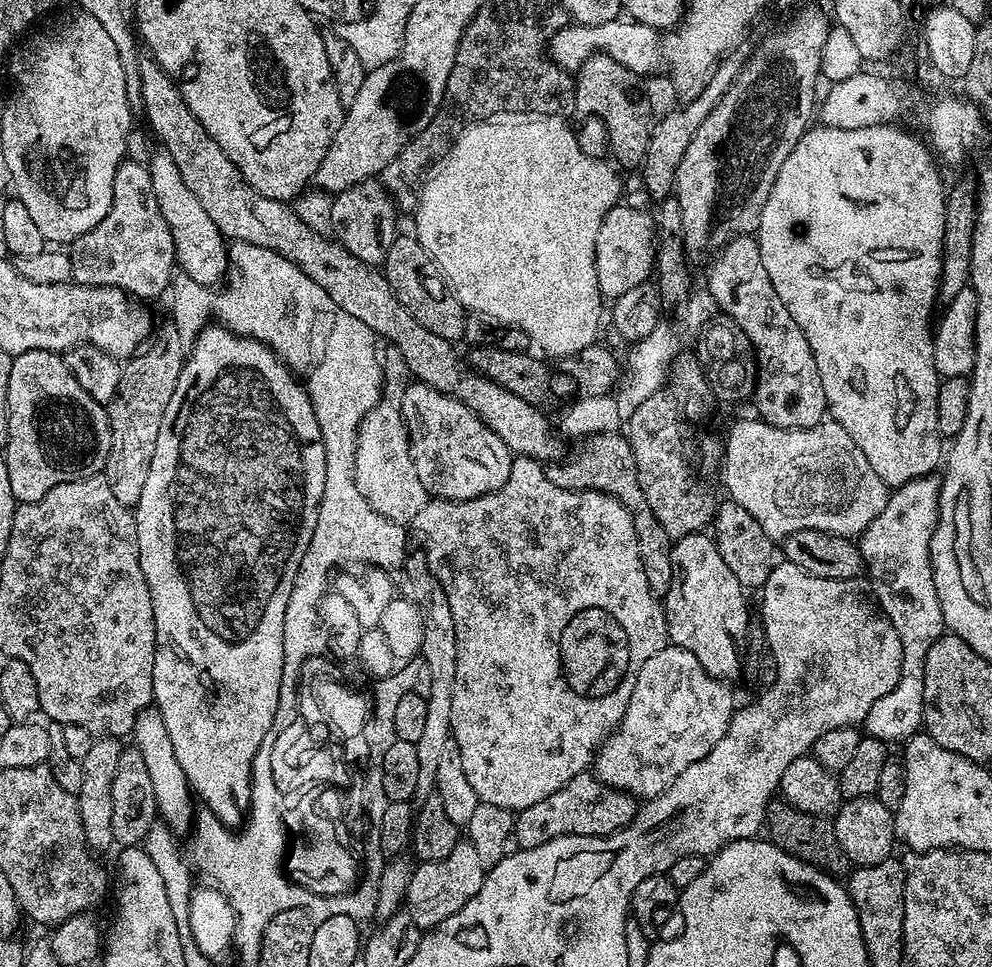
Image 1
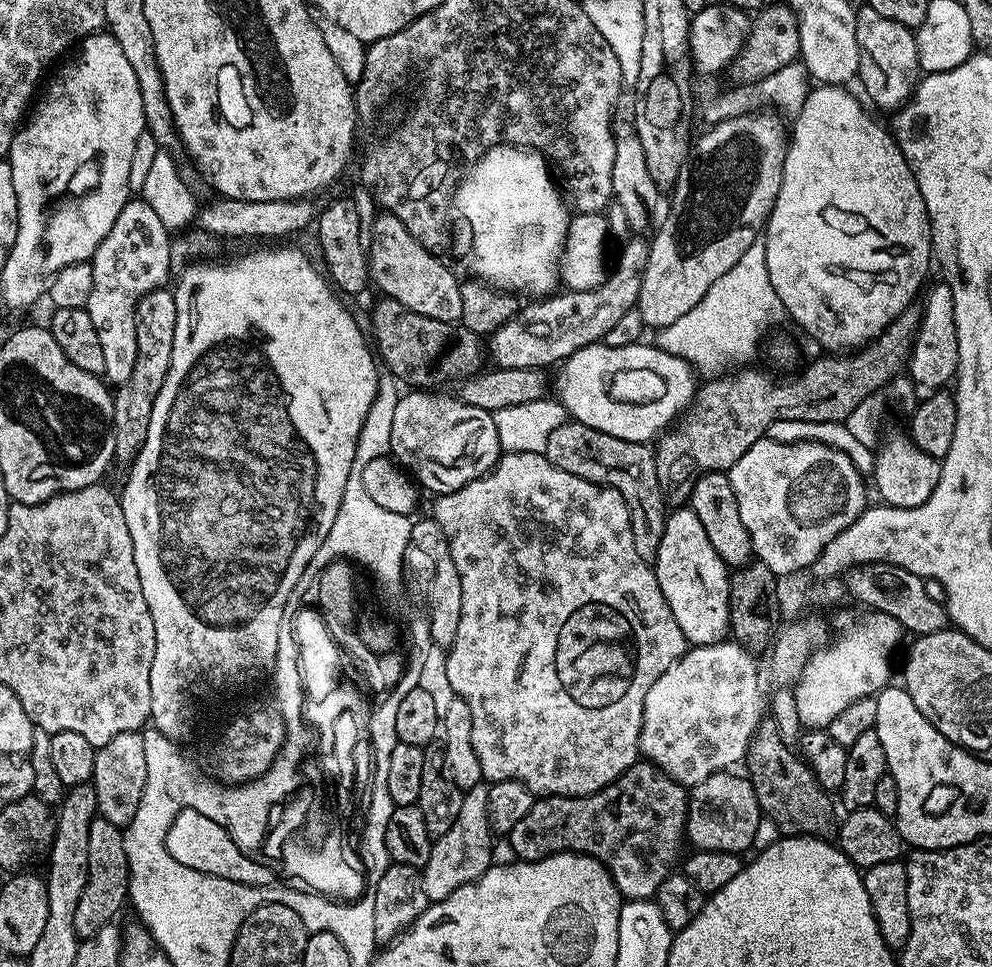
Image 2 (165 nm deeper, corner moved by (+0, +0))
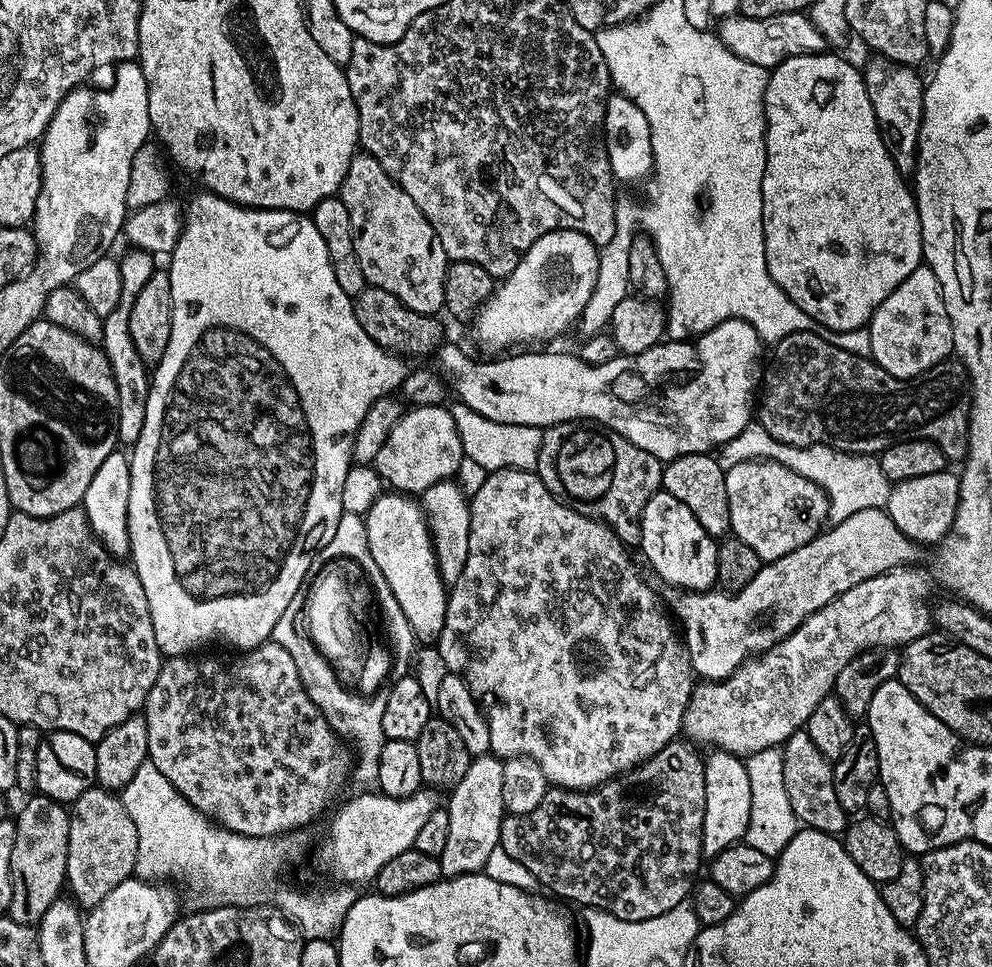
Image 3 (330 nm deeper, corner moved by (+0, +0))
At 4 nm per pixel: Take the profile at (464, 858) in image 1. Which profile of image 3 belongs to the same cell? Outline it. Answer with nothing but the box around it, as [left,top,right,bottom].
[439,754,506,877]

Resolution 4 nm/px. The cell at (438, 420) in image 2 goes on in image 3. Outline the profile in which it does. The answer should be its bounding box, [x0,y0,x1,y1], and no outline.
[374,404,465,494]

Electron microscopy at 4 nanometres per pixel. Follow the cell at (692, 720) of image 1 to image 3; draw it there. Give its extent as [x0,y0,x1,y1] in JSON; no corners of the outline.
[683,566,933,758]

